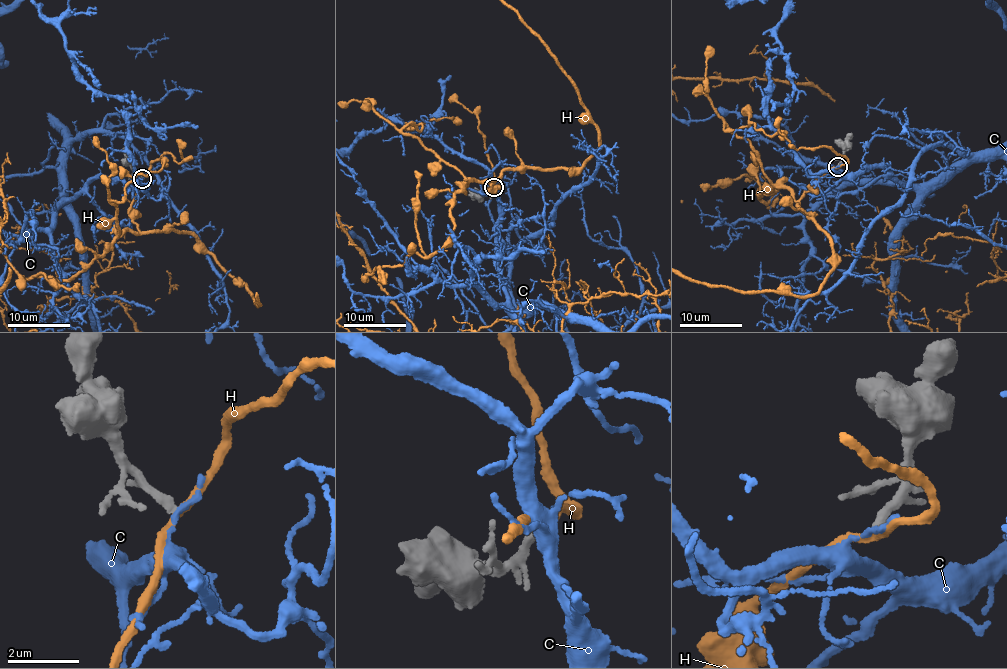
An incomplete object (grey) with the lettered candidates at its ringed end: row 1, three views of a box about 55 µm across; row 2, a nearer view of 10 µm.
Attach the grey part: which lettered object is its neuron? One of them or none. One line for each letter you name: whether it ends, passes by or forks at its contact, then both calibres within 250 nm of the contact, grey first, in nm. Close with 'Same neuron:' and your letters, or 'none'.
Same neuron: none

